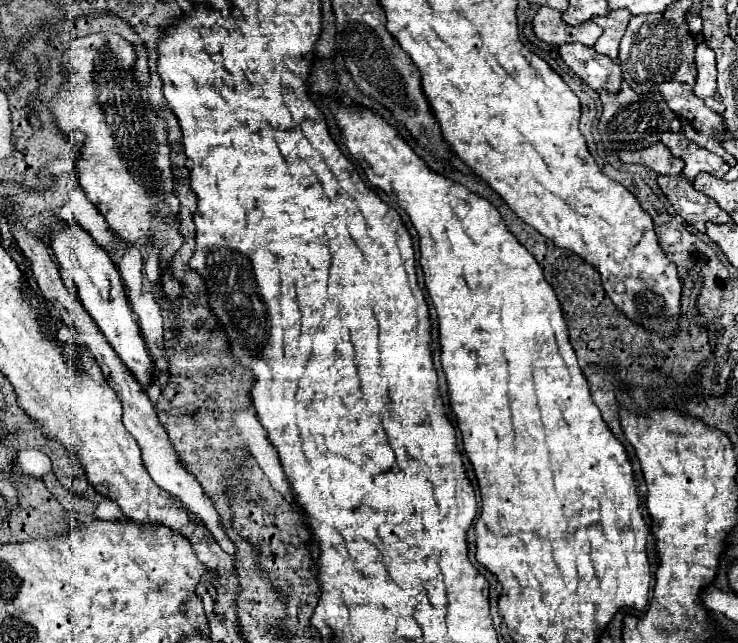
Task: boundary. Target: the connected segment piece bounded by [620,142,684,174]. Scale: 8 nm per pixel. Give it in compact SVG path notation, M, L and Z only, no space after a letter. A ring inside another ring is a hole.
M662 142L652 144L640 152L624 150L624 152L620 152L620 158L622 158L622 162L636 162L636 164L648 166L656 174L680 174L682 166L684 166L684 162L680 158L672 156L668 152L668 148L664 148Z

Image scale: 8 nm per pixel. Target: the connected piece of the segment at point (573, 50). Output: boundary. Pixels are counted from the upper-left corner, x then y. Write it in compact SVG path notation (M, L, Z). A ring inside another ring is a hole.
M562 44L560 56L568 64L568 68L574 74L578 74L590 88L604 88L610 92L620 90L620 66L612 62L608 56L598 54L594 48L584 44Z

